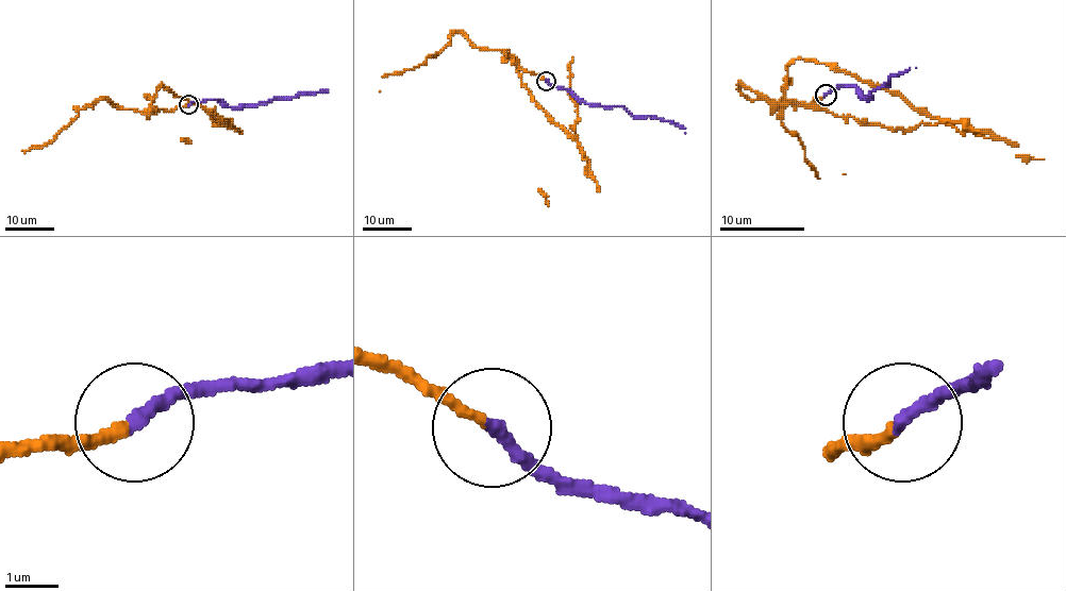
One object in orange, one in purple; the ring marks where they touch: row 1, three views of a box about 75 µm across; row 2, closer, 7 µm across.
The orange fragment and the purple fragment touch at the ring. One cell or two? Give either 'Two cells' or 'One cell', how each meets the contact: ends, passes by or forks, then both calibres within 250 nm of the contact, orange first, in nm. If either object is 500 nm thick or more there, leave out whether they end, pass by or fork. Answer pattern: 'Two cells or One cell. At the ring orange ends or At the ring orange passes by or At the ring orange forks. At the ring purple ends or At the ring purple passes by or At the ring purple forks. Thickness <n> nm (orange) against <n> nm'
Two cells. At the ring orange ends. At the ring purple ends. Thickness 190 nm (orange) against 260 nm

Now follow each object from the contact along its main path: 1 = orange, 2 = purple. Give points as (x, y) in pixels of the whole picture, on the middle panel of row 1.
1: (545, 81), (509, 56), (516, 58), (534, 102), (579, 146), (576, 100), (569, 95), (572, 57)
2: (546, 81), (570, 90), (585, 103), (623, 106), (634, 116), (673, 121), (684, 132)

